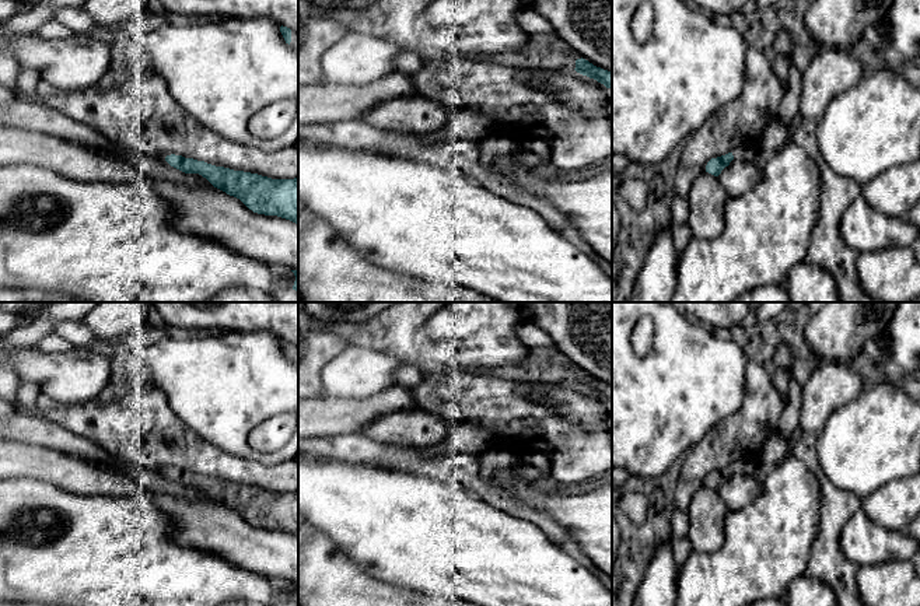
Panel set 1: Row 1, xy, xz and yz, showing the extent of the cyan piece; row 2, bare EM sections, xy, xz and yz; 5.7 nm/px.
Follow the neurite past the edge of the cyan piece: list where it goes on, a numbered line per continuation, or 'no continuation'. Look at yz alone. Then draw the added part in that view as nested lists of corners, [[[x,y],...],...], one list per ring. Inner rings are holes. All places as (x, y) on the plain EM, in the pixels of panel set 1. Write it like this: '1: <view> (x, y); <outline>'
1: yz (747, 466); [[[745,458],[741,460],[737,460],[732,465],[734,472],[742,473],[742,474],[753,474],[756,470],[755,462],[752,458]]]

